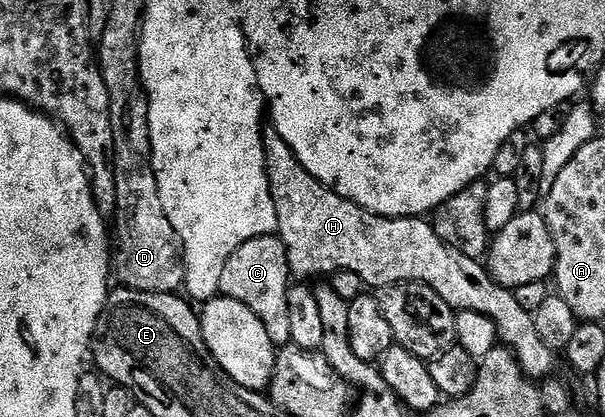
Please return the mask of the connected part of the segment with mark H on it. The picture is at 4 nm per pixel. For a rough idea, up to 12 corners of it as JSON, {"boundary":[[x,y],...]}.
{"boundary":[[263,133],[296,281],[428,284],[485,314],[521,370],[556,370],[535,317],[426,219],[378,216]]}

